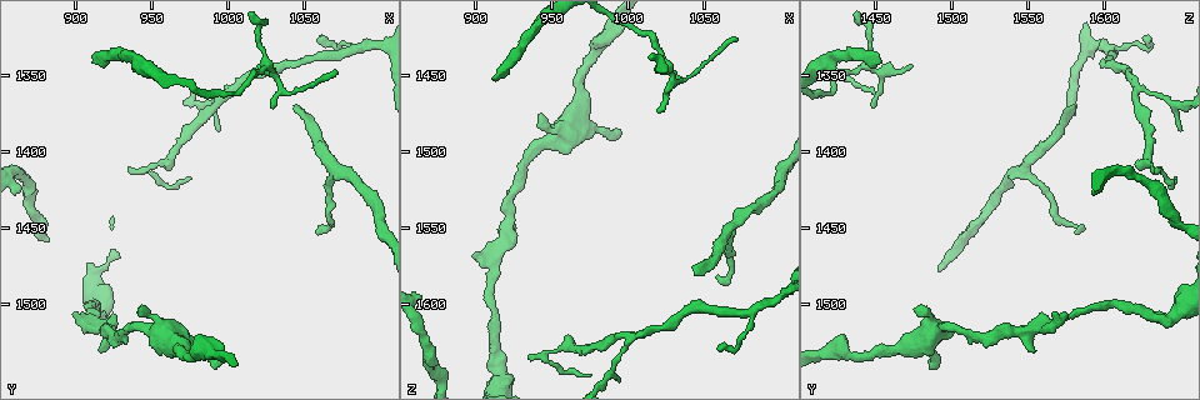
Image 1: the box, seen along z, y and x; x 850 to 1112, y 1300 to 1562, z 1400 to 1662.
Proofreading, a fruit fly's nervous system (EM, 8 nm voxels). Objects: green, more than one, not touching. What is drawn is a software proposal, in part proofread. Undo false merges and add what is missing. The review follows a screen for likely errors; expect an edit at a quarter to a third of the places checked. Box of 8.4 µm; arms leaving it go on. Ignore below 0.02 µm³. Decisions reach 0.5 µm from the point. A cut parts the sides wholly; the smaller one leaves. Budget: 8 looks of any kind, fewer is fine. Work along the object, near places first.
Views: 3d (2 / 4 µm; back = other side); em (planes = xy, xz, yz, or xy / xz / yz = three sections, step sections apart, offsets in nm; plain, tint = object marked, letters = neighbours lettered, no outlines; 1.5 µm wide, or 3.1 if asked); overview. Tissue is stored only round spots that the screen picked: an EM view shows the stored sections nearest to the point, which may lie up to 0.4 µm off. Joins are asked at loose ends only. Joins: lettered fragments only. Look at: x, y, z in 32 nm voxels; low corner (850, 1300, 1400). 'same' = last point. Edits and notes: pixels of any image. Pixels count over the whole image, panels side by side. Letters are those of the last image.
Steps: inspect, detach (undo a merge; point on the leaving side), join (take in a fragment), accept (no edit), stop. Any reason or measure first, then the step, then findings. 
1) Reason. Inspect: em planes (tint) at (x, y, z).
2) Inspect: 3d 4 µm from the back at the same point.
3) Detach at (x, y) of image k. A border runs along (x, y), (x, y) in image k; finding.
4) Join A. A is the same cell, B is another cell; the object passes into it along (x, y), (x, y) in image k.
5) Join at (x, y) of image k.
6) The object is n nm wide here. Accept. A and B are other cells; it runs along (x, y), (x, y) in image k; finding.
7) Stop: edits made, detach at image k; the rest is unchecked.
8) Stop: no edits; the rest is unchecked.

An open end. Inspect: 3d 4 µm at (990, 1542, 1486).

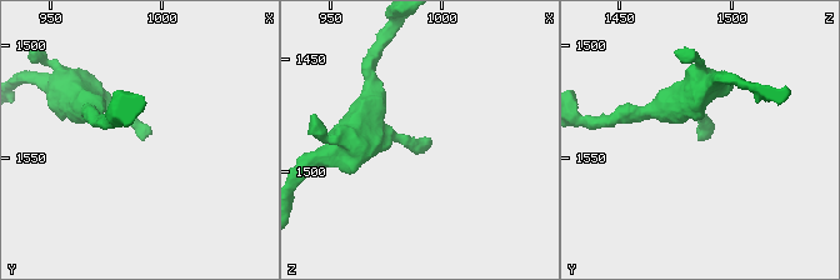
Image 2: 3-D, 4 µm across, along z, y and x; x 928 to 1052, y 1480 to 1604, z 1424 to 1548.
Inspect: em planes (letters) at (991, 1540, 1486).

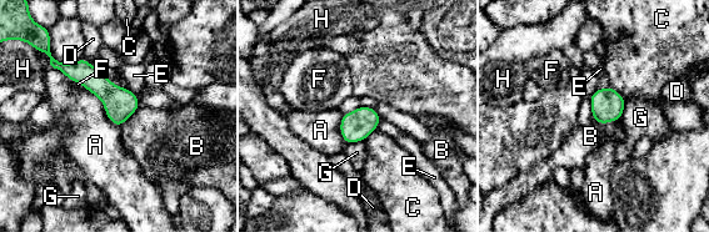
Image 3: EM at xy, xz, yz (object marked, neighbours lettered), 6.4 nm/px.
The object is 200 nm wide here. Accept. A, B, C, D, E, F, G and H are other cells; a border runs along (592, 117), (603, 124), (620, 119) in image 3; no lettered fragment goes on from it.

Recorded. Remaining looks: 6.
Three-way junction. Inspect: em planes (letters) at (1004, 1360, 1620).

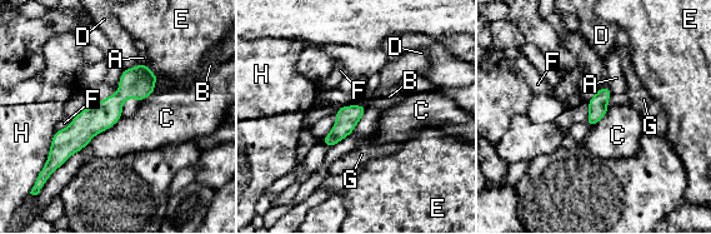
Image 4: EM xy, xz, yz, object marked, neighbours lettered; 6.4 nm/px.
The longest contact is with C, 360 nm. Accept. A, B, C, D, E, F, G and H are other cells; a border runs along (123, 116), (98, 133), (80, 150) in image 4; all the same neuron.

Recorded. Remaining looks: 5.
Branch stops here. Inspect: em planes (tint) at (1042, 1370, 1580).

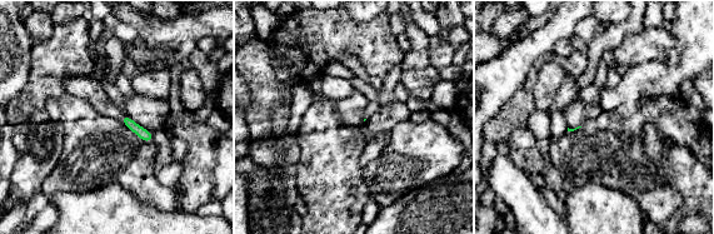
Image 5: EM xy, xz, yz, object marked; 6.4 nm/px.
See the neighbours. Inspect: em planes (letters) at the same point.

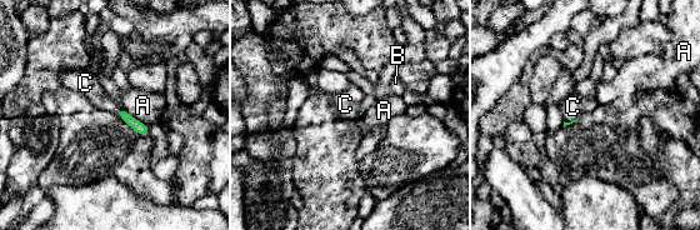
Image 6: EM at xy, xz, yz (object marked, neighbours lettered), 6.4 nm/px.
Join C. C is the same cell, A and B are other cells; the neuron continues.

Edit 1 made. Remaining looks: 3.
Stop: edits made, join at image 6; the rest is unchecked.

